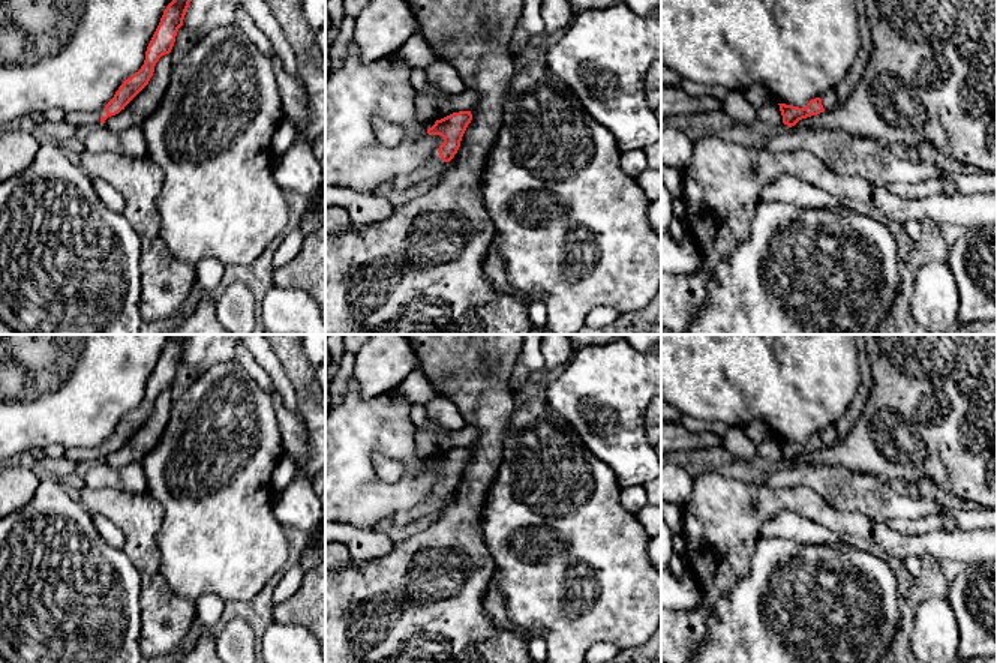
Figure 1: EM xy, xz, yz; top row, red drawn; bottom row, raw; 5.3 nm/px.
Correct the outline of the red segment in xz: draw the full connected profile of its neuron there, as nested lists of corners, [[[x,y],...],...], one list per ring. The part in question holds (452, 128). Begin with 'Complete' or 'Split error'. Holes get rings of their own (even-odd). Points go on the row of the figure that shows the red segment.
Split error. [[[459,111],[436,120],[435,124],[427,129],[429,135],[441,135],[444,138],[444,142],[432,152],[432,160],[450,162],[454,158],[471,120],[471,111]]]

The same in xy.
Split error. [[[172,0],[166,6],[147,46],[144,64],[130,78],[123,81],[114,98],[102,110],[93,112],[67,114],[66,123],[75,128],[93,128],[99,123],[105,123],[108,117],[124,110],[124,106],[148,84],[159,58],[171,52],[177,32],[183,26],[183,20],[190,2],[192,0]]]

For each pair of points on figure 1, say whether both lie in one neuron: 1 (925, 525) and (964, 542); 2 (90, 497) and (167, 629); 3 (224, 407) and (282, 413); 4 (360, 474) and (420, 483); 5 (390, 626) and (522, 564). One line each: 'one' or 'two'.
1: two
2: one
3: two
4: one
5: two

